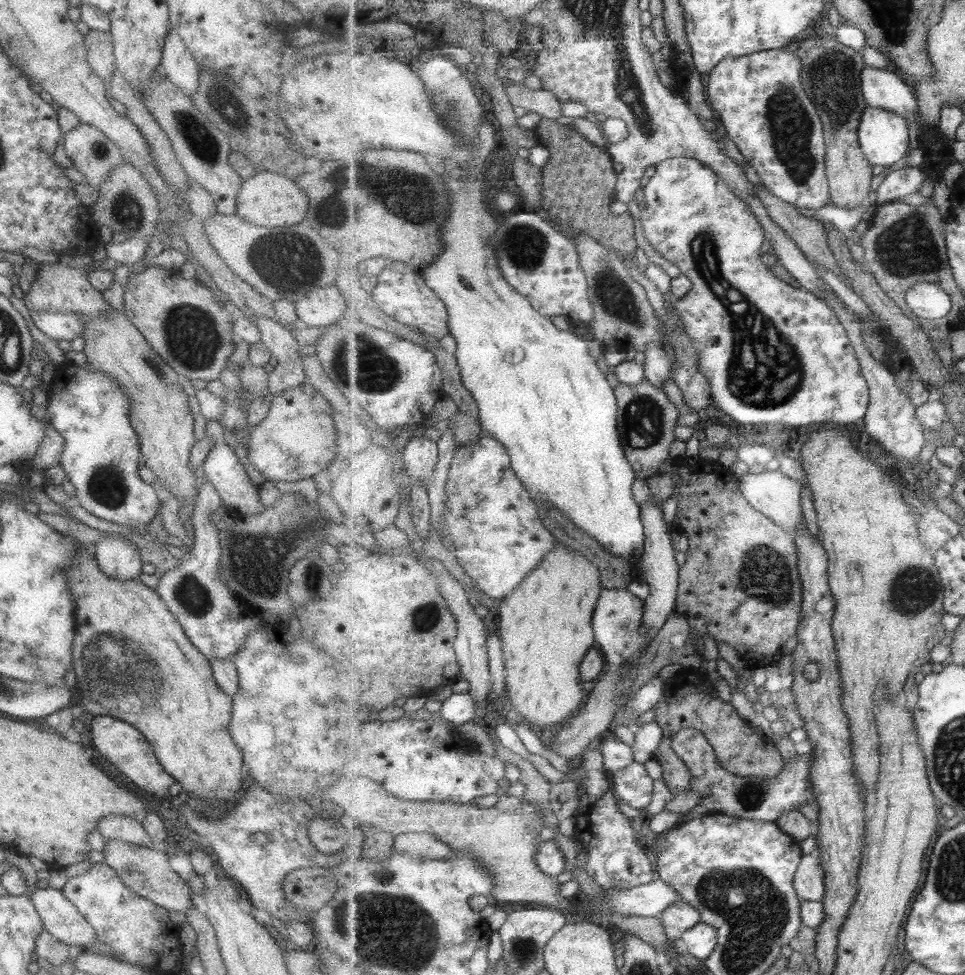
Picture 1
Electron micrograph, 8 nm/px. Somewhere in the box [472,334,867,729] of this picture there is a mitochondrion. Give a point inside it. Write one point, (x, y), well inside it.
(765, 575)

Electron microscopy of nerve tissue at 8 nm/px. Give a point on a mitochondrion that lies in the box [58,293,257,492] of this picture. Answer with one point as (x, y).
(194, 341)

